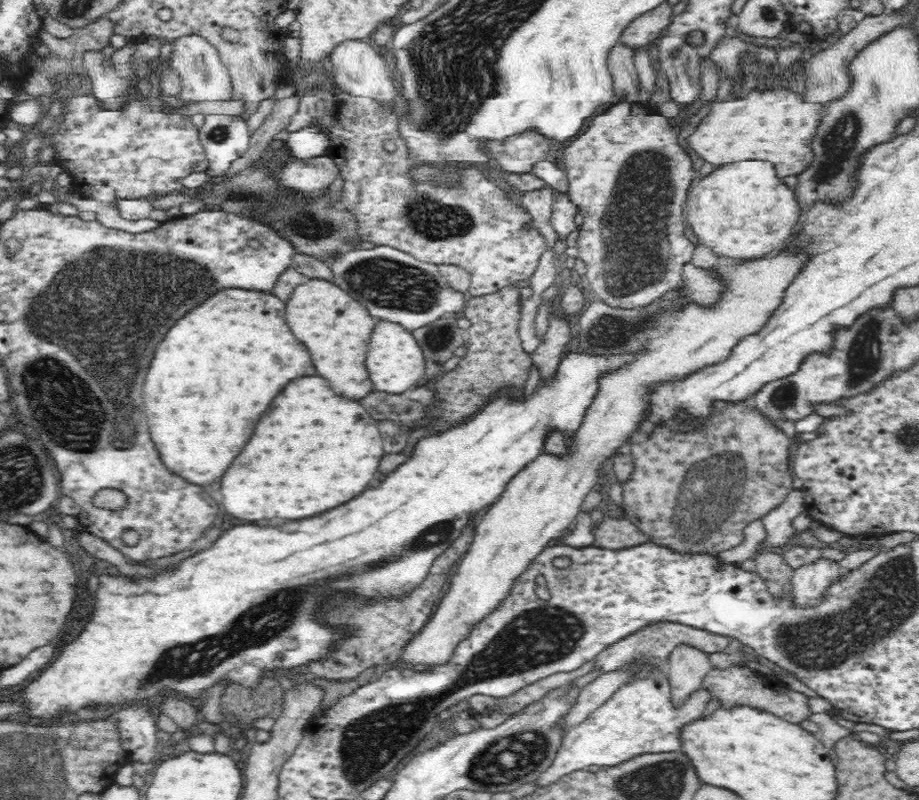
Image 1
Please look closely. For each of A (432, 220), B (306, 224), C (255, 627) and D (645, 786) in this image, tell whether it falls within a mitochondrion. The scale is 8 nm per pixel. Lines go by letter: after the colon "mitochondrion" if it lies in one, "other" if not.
A: mitochondrion
B: mitochondrion
C: mitochondrion
D: mitochondrion

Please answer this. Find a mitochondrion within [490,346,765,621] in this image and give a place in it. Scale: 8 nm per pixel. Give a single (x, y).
(710, 487)

